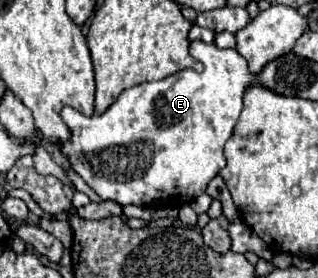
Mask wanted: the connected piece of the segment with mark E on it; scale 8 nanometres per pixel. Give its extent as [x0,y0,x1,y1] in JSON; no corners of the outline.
[60,40,252,206]

